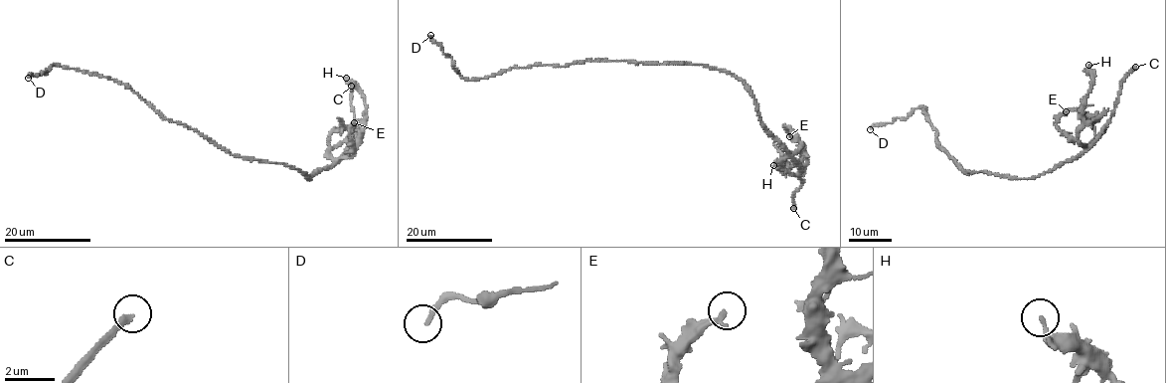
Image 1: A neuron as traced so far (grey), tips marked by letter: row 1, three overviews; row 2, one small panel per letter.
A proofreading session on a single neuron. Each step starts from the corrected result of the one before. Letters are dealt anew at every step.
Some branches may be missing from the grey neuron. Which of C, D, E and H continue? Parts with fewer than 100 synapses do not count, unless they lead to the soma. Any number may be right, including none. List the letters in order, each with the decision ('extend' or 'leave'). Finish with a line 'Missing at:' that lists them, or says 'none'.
C: extend
D: leave
E: leave
H: leave
Missing at: C

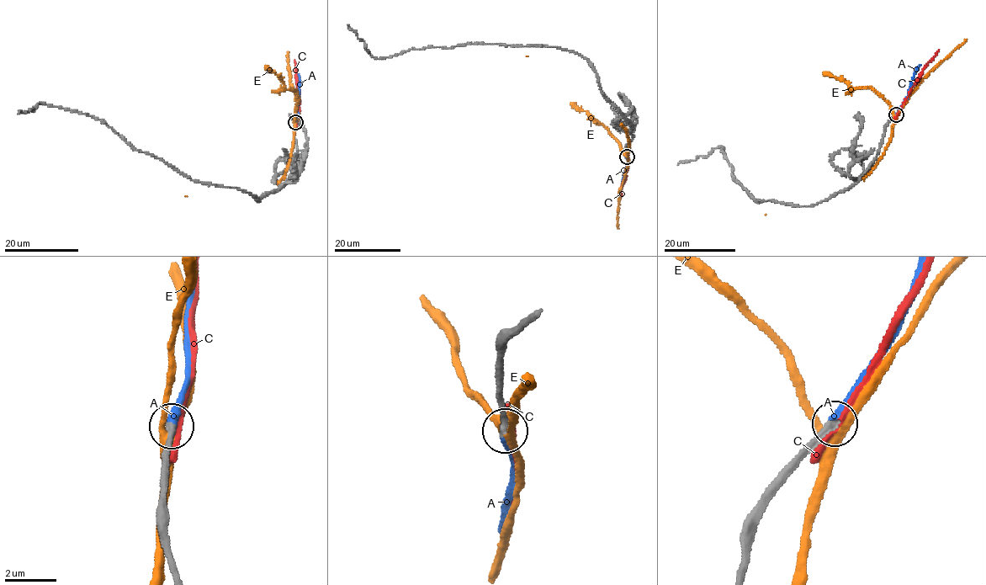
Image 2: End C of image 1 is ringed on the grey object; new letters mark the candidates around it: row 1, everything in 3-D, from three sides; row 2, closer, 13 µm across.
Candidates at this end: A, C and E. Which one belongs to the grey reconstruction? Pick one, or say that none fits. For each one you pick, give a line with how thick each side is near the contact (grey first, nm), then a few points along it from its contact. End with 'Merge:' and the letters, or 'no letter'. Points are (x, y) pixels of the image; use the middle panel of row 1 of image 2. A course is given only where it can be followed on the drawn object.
A: Thickness 280 nm (grey) against 400 nm. Its course: (627, 156), (621, 182)
Merge: A

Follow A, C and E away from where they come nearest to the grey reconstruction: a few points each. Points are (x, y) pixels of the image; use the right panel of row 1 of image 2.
A: (896, 114), (907, 95), (914, 71), (920, 64)
C: (894, 116), (922, 68), (939, 49)
E: (895, 115), (889, 144), (877, 166), (863, 179), (766, 214)

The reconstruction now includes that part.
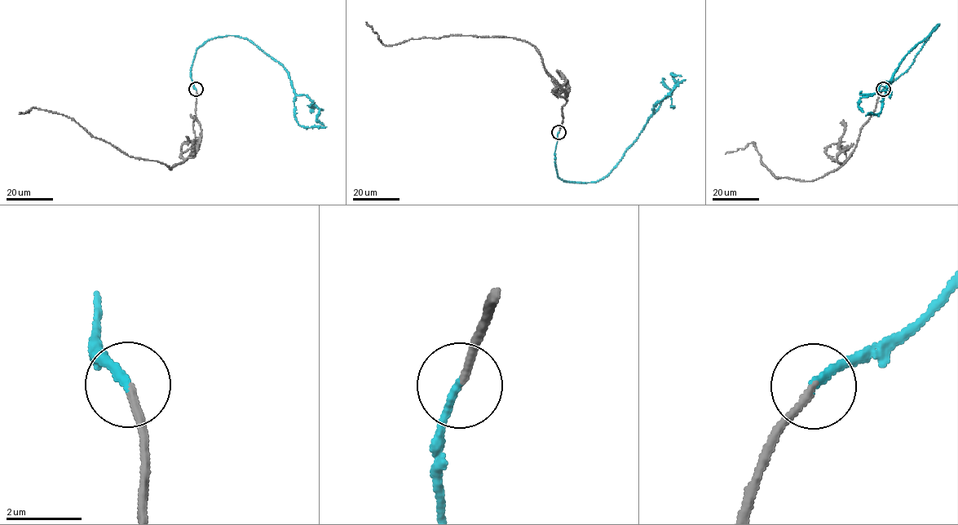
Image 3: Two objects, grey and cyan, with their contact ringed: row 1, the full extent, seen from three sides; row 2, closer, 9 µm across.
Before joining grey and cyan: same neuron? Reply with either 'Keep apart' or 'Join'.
Join

